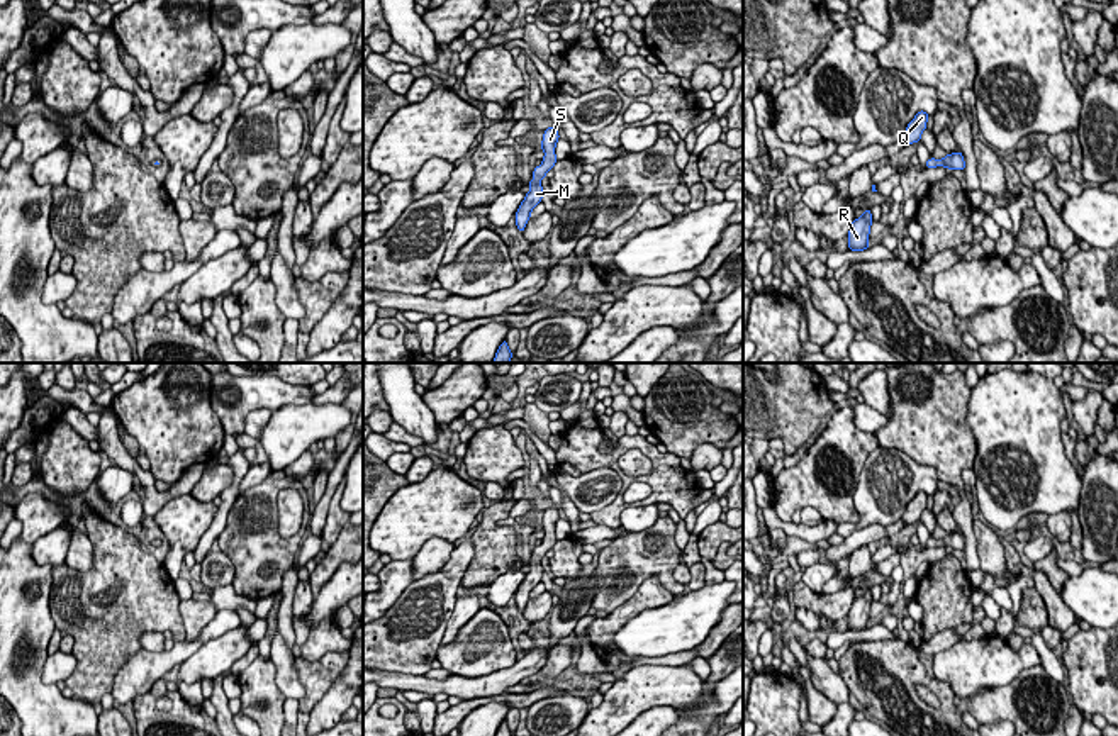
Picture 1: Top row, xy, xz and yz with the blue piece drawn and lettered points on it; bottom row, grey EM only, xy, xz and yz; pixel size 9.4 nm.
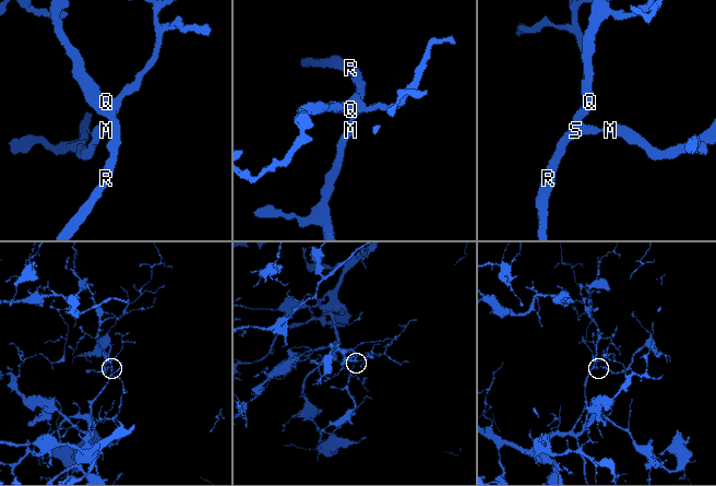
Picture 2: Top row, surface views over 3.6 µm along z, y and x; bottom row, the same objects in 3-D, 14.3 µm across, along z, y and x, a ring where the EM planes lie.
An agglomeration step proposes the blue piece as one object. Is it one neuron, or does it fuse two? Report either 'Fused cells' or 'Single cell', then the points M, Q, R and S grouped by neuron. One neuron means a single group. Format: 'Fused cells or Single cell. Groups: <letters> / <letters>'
Single cell. Groups: M Q R S

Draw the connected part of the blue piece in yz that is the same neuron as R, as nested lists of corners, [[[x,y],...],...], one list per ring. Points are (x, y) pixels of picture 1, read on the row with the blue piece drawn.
[[[865,209],[864,215],[853,219],[852,227],[848,231],[848,249],[850,251],[864,251],[869,244],[869,234],[872,226],[872,214],[870,209]]]

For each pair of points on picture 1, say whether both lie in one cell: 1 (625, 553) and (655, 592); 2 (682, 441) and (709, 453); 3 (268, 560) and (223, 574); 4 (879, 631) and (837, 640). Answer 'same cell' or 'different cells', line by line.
1: different cells
2: different cells
3: different cells
4: same cell

